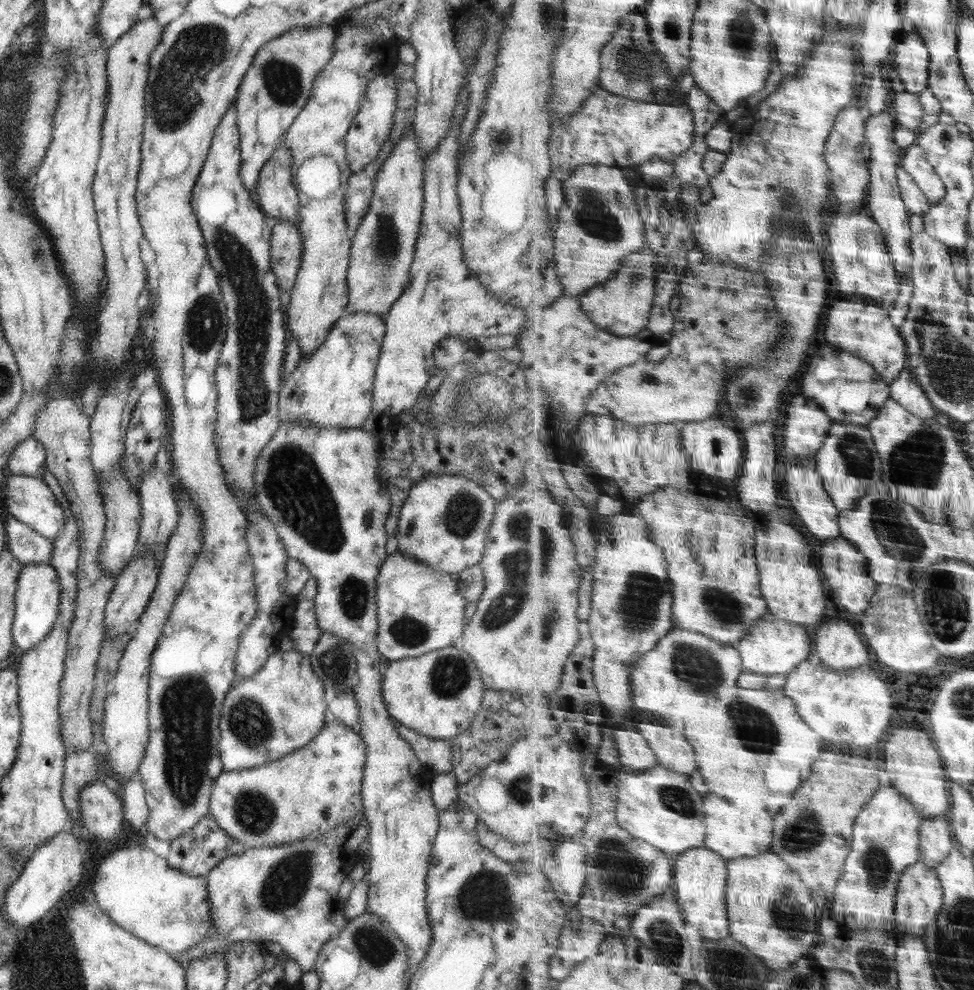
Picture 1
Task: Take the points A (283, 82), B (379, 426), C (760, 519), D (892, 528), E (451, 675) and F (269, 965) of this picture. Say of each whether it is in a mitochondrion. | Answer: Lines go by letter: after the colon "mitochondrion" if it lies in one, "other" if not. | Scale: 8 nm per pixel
A: mitochondrion
B: other
C: other
D: mitochondrion
E: mitochondrion
F: other

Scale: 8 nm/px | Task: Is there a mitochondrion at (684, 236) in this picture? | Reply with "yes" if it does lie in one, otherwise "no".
no

